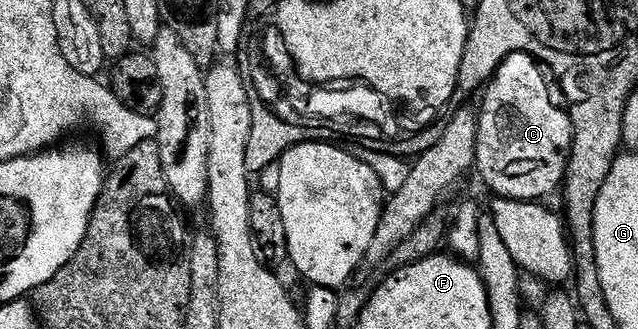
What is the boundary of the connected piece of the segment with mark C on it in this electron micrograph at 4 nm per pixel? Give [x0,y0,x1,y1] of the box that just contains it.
[474,54,574,202]

